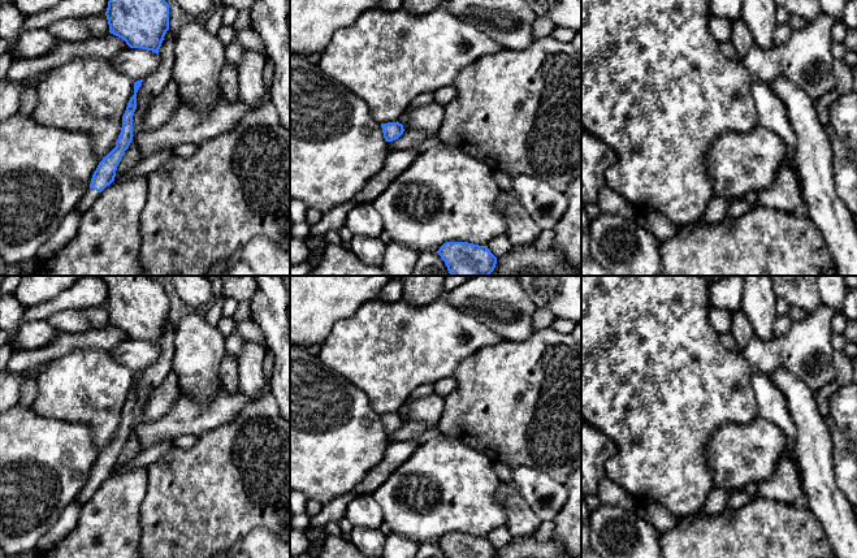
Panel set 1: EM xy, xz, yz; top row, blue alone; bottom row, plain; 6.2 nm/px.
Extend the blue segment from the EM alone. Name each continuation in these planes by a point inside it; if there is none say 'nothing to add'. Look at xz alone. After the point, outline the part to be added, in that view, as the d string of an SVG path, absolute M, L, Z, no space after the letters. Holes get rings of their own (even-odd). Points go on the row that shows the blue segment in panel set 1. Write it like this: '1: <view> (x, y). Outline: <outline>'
1: xz (425, 98). Outline: M427 91L427 92L423 92L420 95L417 95L412 103L410 104L410 108L407 109L406 113L403 113L399 118L399 124L402 125L406 125L408 121L410 121L410 112L415 108L420 108L423 105L427 105L427 104L430 104L433 103L433 92L432 91Z

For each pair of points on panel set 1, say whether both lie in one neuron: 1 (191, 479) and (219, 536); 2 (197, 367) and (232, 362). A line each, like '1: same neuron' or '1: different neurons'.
1: same neuron
2: different neurons

